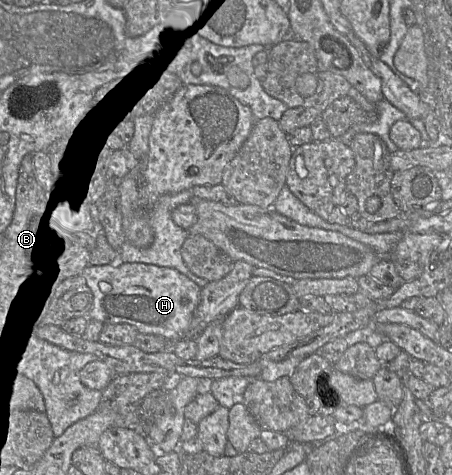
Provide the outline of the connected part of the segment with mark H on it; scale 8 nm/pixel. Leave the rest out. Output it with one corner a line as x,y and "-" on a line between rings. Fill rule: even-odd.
110,263
106,265
85,265
78,272
92,293
88,320
97,320
103,324
127,323
141,334
154,334
174,343
187,337
194,311
199,301
201,287
174,268
144,263
-
99,282
107,283
107,291
99,289

